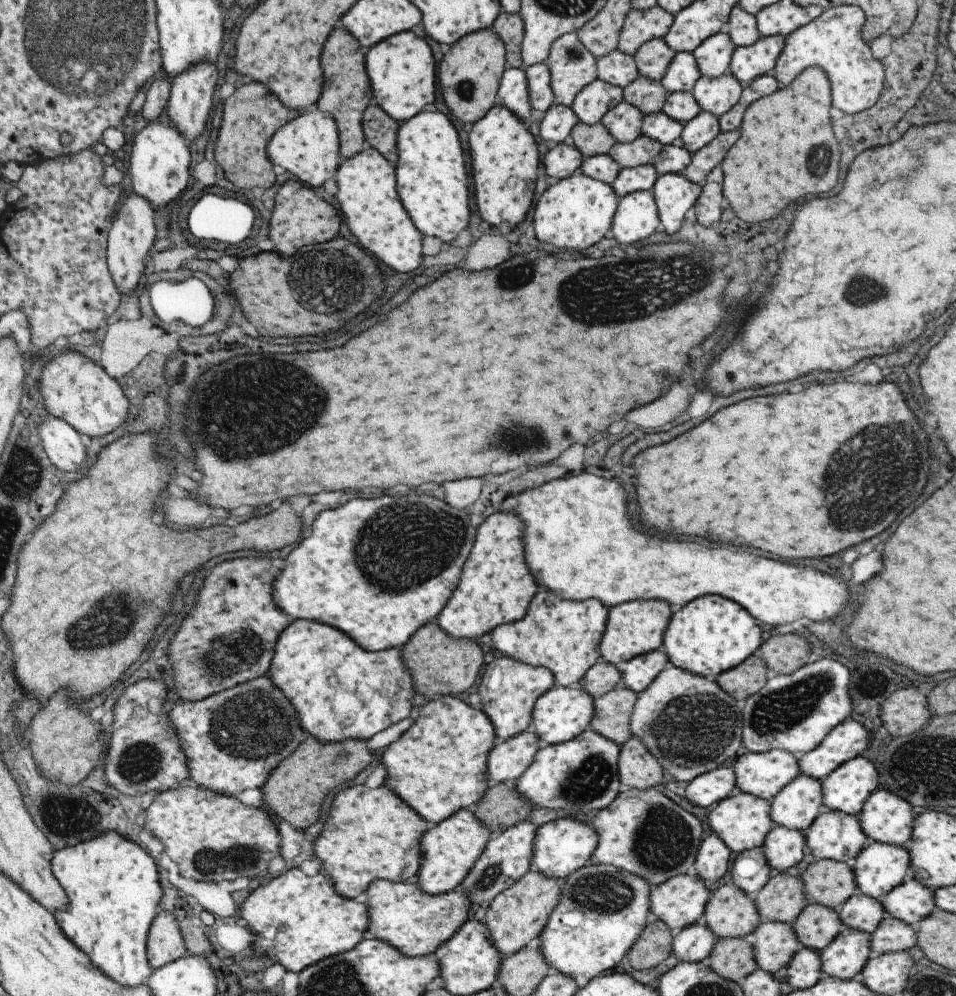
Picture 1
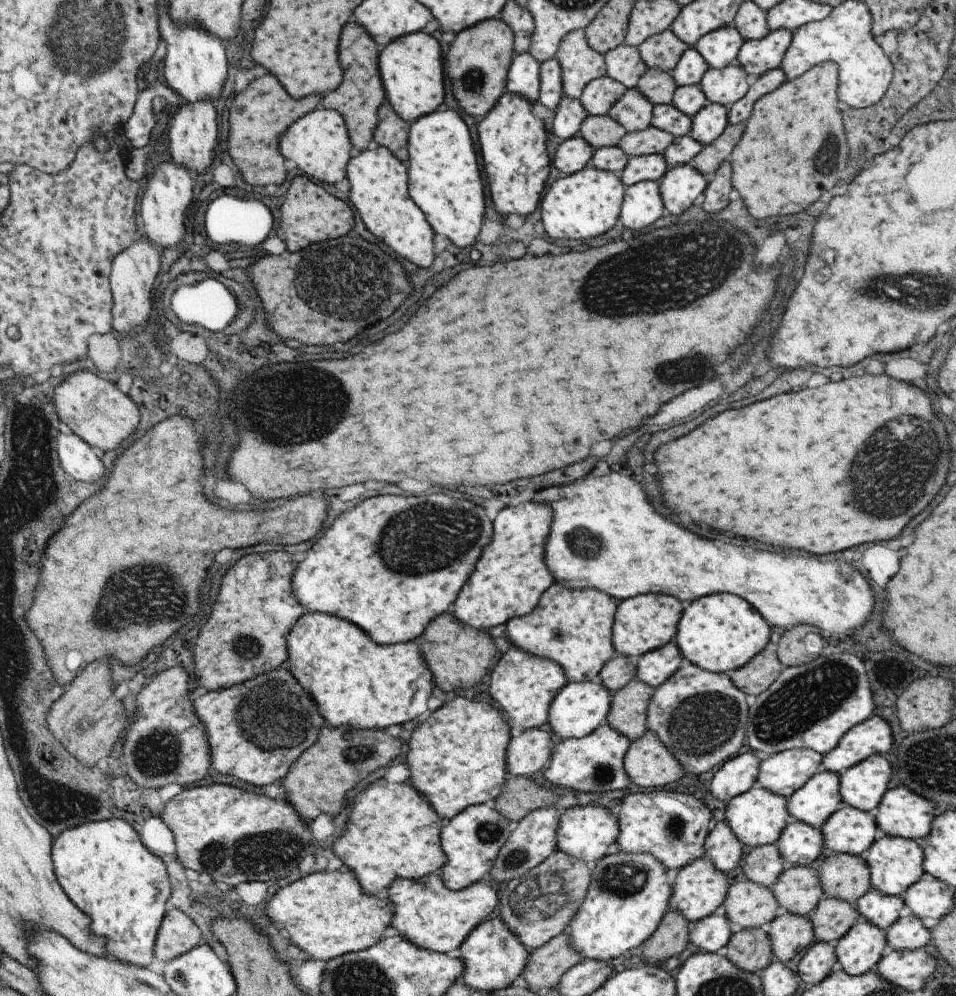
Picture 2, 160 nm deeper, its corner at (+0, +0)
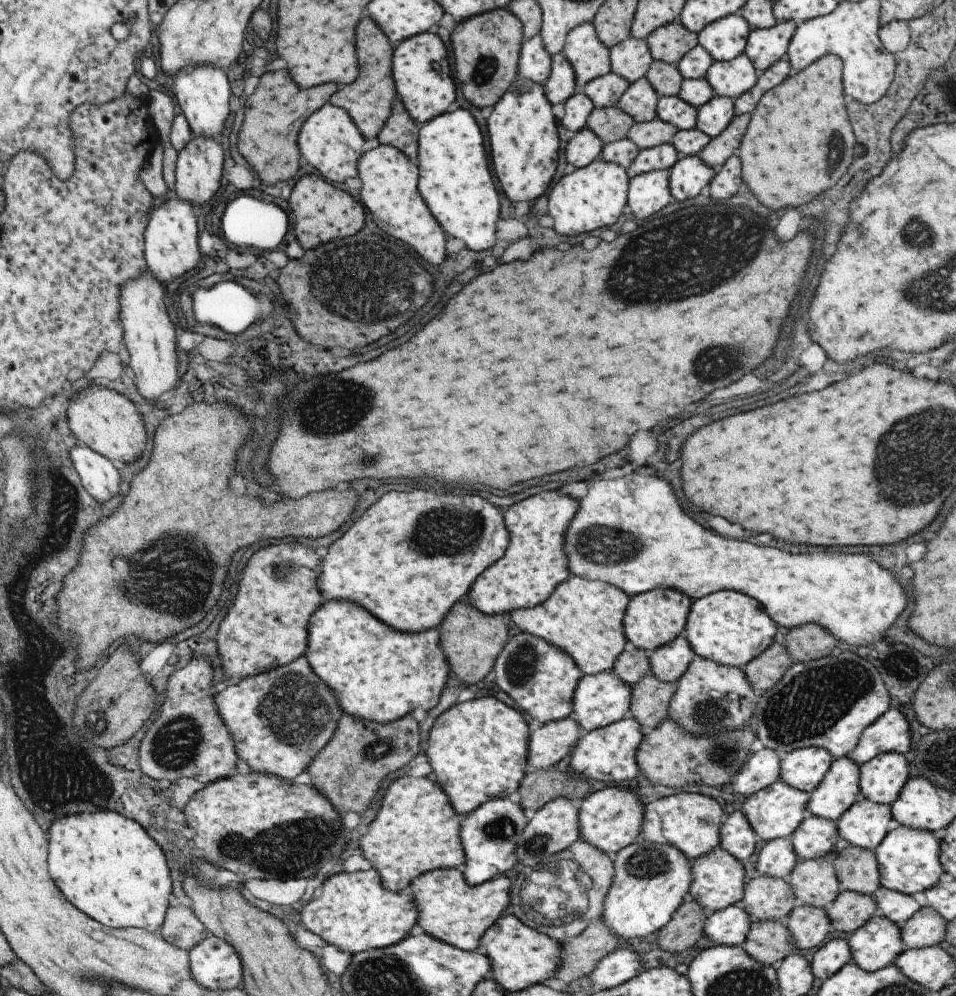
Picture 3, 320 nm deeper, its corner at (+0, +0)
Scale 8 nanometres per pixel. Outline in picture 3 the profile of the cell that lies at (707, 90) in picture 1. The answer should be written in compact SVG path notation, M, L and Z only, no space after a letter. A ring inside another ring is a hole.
M741 53L728 61L713 61L704 77L714 96L734 100L756 83L758 74L747 55Z

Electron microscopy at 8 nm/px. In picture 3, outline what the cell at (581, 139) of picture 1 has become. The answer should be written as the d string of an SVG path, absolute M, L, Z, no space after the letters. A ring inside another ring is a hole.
M617 105L595 107L586 120L585 128L592 130L604 143L625 139L634 120Z

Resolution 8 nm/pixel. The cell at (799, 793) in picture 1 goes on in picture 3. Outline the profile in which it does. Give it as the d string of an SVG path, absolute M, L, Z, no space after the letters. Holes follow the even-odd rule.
M847 756L833 758L821 782L809 793L806 814L835 822L860 796L858 766Z

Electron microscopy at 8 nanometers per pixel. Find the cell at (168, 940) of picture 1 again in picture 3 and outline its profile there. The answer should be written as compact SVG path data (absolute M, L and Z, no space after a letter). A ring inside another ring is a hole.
M192 907L168 908L163 932L165 938L179 948L190 951L197 946L208 934L209 931L199 922Z

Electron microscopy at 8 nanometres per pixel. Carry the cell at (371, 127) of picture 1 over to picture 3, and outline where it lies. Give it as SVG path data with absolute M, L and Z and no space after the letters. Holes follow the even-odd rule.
M396 96L390 104L390 115L374 140L379 145L398 148L409 160L415 162L418 149L418 127Z

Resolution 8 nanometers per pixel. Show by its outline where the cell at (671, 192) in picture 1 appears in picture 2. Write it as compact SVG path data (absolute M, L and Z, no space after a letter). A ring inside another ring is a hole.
M690 164L665 170L657 181L661 204L671 215L677 216L693 205L693 200L703 193L707 179Z

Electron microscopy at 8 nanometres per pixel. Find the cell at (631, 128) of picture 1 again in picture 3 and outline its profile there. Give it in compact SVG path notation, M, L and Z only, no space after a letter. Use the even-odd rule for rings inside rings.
M643 76L632 82L617 101L619 110L626 112L635 123L650 121L656 116L658 94Z

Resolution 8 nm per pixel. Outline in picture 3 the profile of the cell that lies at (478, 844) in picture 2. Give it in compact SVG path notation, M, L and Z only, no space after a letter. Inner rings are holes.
M499 798L484 802L466 816L458 831L458 843L464 852L464 864L460 868L467 884L481 884L516 867L515 851L529 818L526 813L519 803Z

